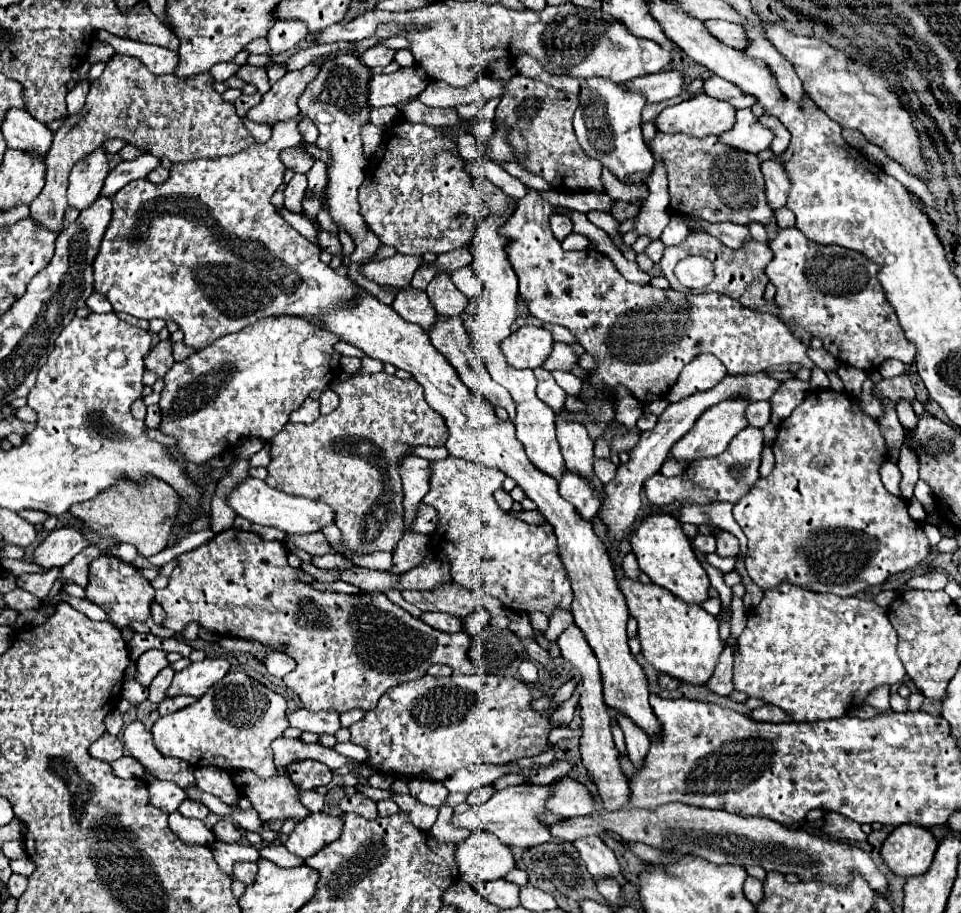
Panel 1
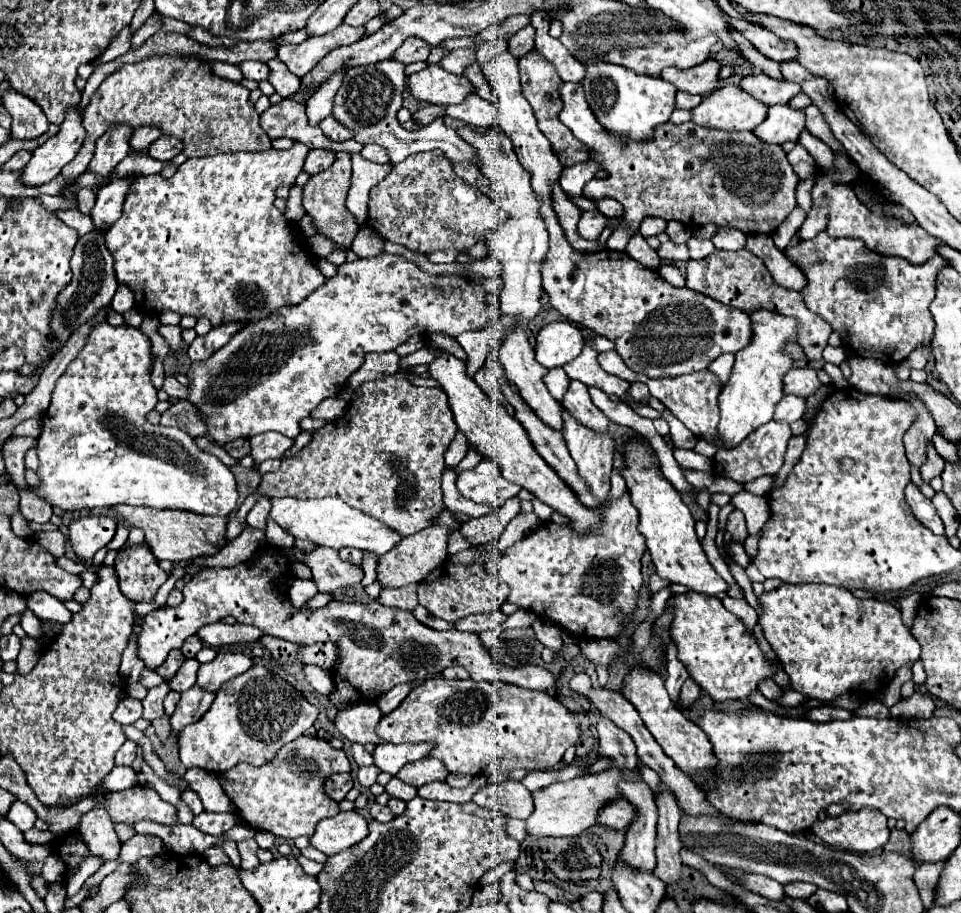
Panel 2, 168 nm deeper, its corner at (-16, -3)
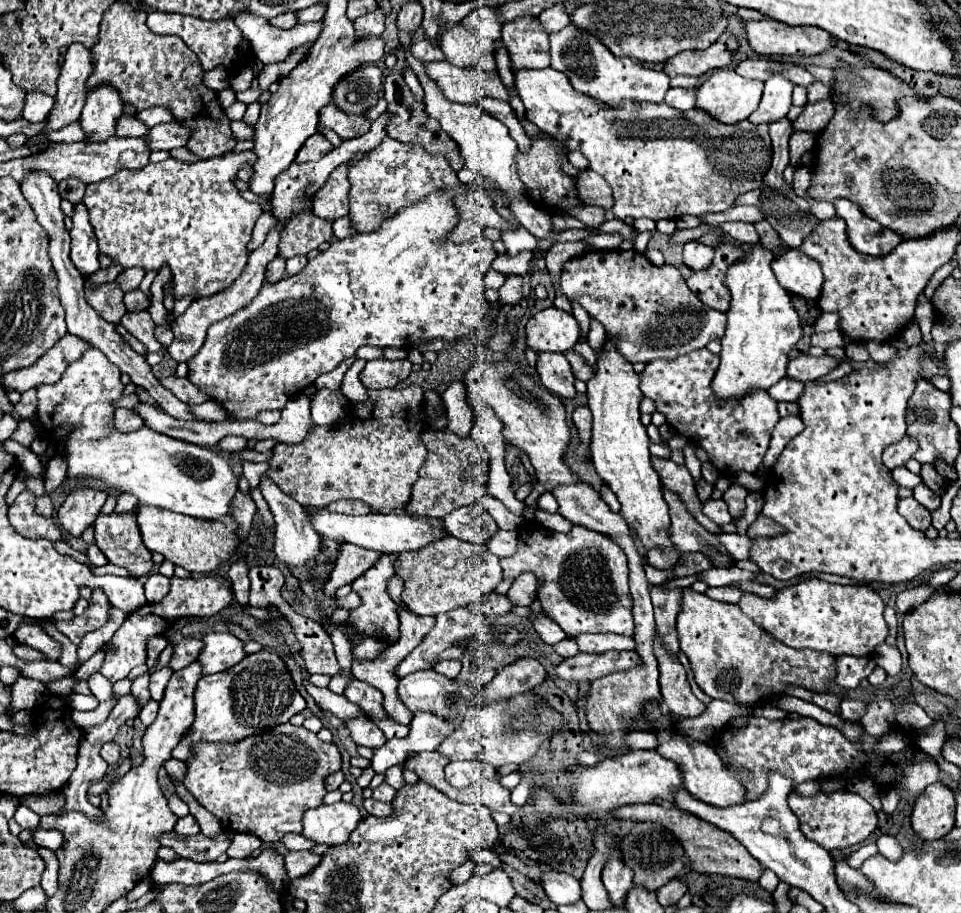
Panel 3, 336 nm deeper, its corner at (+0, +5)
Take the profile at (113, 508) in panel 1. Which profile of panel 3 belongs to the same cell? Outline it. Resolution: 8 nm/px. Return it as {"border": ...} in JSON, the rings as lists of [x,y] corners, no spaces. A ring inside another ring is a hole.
{"border":[[[138,506],[138,524],[144,538],[144,546],[150,552],[160,552],[168,562],[186,568],[194,574],[210,574],[224,566],[238,550],[240,540],[236,536],[238,522],[234,518],[222,518],[216,522],[204,522],[188,518],[184,514],[172,514],[154,506]]]}

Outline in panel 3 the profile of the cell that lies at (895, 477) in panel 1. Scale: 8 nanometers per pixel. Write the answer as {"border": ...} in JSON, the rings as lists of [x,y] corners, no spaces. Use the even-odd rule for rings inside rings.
{"border":[[[902,498],[898,502],[898,512],[908,520],[908,524],[920,532],[926,532],[930,526],[930,512],[918,504],[914,498]]]}

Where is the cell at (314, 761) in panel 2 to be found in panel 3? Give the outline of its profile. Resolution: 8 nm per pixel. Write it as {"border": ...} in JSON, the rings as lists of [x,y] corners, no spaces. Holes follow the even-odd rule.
{"border":[[[286,722],[268,732],[248,736],[240,742],[196,742],[192,758],[186,760],[184,786],[210,814],[220,820],[224,830],[248,832],[258,836],[262,842],[280,842],[288,832],[302,832],[304,812],[322,804],[322,798],[328,792],[324,788],[324,778],[340,770],[340,766],[342,756],[332,742],[322,742],[304,726],[292,726],[290,722]]]}

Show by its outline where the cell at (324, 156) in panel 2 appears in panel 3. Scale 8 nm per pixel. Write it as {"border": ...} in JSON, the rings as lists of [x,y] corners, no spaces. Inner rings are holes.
{"border":[[[316,132],[314,136],[310,136],[306,142],[304,142],[304,146],[300,148],[300,152],[298,152],[298,156],[296,156],[296,162],[312,162],[312,160],[320,160],[320,158],[324,158],[330,150],[334,150],[334,146],[320,134],[320,132]]]}

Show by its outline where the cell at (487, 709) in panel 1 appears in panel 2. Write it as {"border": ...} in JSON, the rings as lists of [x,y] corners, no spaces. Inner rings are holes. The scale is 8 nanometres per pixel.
{"border":[[[442,676],[428,678],[416,686],[396,710],[382,716],[376,726],[376,734],[384,742],[394,744],[418,744],[428,742],[432,746],[430,758],[438,758],[450,774],[500,774],[514,768],[528,770],[552,770],[562,762],[570,744],[580,740],[580,726],[570,718],[566,706],[548,692],[518,688],[504,682],[474,682],[474,680],[446,680]]]}

